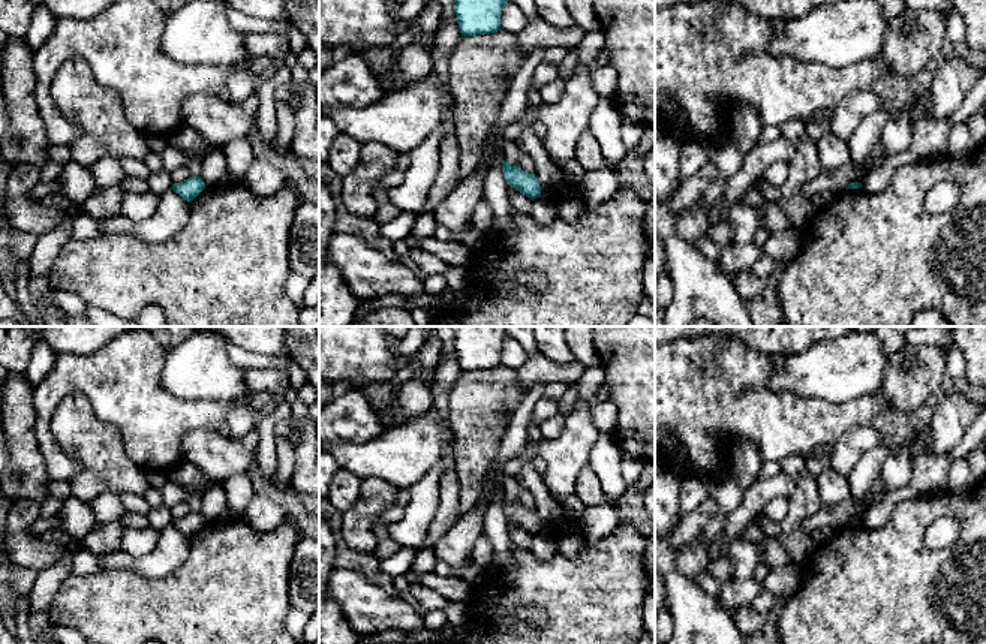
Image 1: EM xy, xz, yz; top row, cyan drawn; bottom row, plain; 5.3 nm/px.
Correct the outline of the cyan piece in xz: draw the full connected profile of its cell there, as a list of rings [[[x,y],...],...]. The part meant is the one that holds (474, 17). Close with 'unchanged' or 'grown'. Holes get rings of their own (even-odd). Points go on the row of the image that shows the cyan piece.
[[[454,0],[454,13],[462,36],[490,34],[500,30],[500,16],[508,0]]]; unchanged

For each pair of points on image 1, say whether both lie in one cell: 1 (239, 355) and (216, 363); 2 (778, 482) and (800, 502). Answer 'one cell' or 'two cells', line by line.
1: two cells
2: two cells

